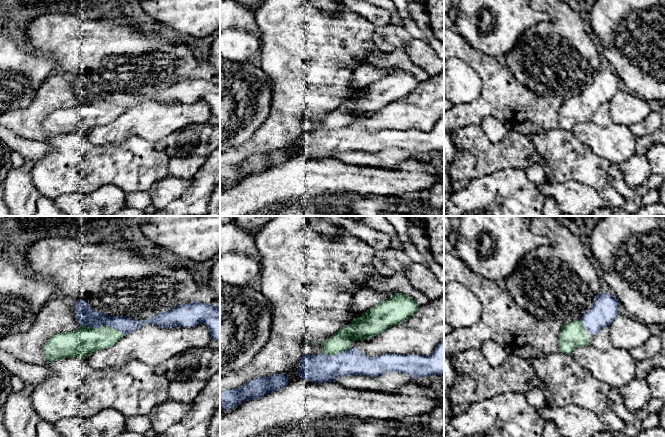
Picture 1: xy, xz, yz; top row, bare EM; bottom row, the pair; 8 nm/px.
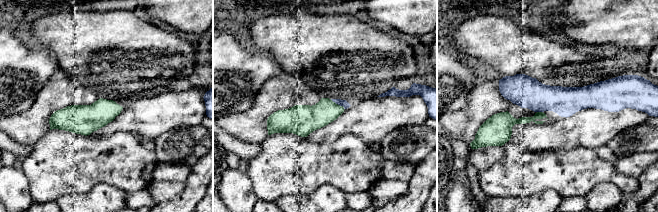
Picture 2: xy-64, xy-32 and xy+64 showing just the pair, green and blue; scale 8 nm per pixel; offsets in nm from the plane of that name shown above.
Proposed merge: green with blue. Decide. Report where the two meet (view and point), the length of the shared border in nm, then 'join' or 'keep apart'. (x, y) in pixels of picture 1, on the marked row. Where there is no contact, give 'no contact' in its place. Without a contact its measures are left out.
xy (106, 325) | 300 nm | join

